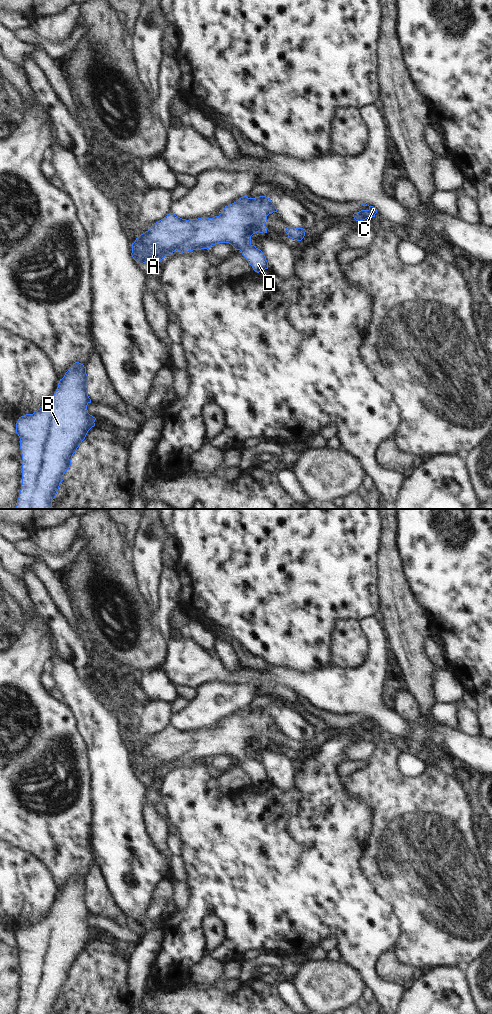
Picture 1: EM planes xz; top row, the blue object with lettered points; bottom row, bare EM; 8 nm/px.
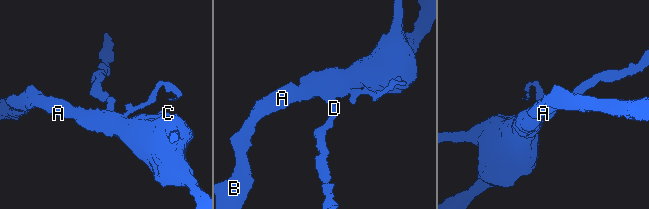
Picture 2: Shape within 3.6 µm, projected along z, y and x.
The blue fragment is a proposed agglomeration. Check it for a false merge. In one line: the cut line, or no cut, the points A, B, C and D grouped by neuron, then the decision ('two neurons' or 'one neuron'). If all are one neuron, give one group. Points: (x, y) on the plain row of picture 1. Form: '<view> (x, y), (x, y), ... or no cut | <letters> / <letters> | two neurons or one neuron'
no cut | A B C D | one neuron

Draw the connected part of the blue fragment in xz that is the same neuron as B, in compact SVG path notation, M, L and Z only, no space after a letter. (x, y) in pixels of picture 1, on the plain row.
M75 874L64 889L60 891L52 912L33 926L19 929L16 935L16 945L20 950L22 966L22 997L17 1014L52 1014L64 992L64 986L71 977L73 966L85 951L88 943L95 938L96 930L88 925L87 917L91 915L88 908L88 888L86 879Z

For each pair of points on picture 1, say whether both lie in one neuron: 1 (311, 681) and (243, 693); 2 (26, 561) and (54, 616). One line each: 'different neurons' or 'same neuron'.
1: different neurons
2: different neurons

